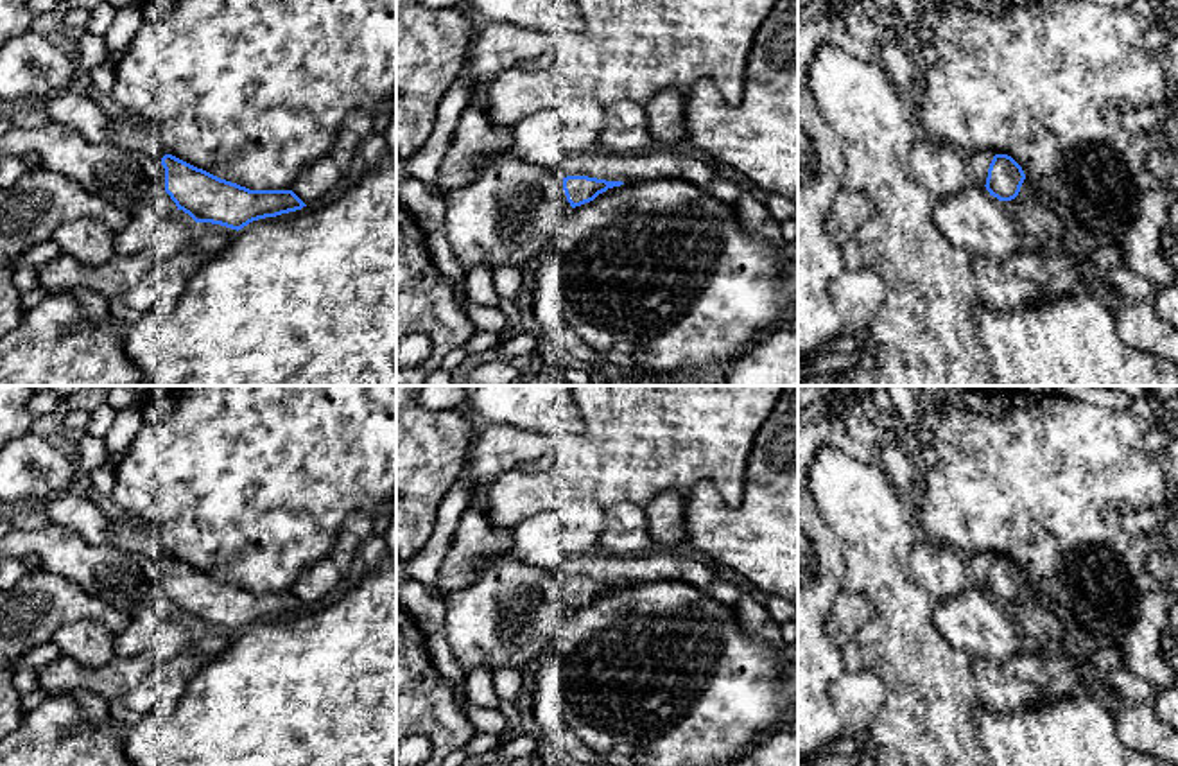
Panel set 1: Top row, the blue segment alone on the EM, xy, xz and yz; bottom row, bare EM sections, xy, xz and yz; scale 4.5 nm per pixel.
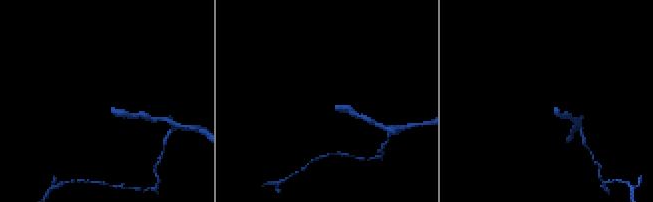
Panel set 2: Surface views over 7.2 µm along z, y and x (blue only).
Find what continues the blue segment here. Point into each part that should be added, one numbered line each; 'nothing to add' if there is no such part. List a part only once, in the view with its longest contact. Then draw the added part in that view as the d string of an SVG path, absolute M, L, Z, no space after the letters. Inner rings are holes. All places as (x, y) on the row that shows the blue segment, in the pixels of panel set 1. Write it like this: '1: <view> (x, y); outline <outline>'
1: xy (131, 135); outline M117 113L111 117L115 145L136 154L147 154L161 160L167 151L165 145L140 122Z

